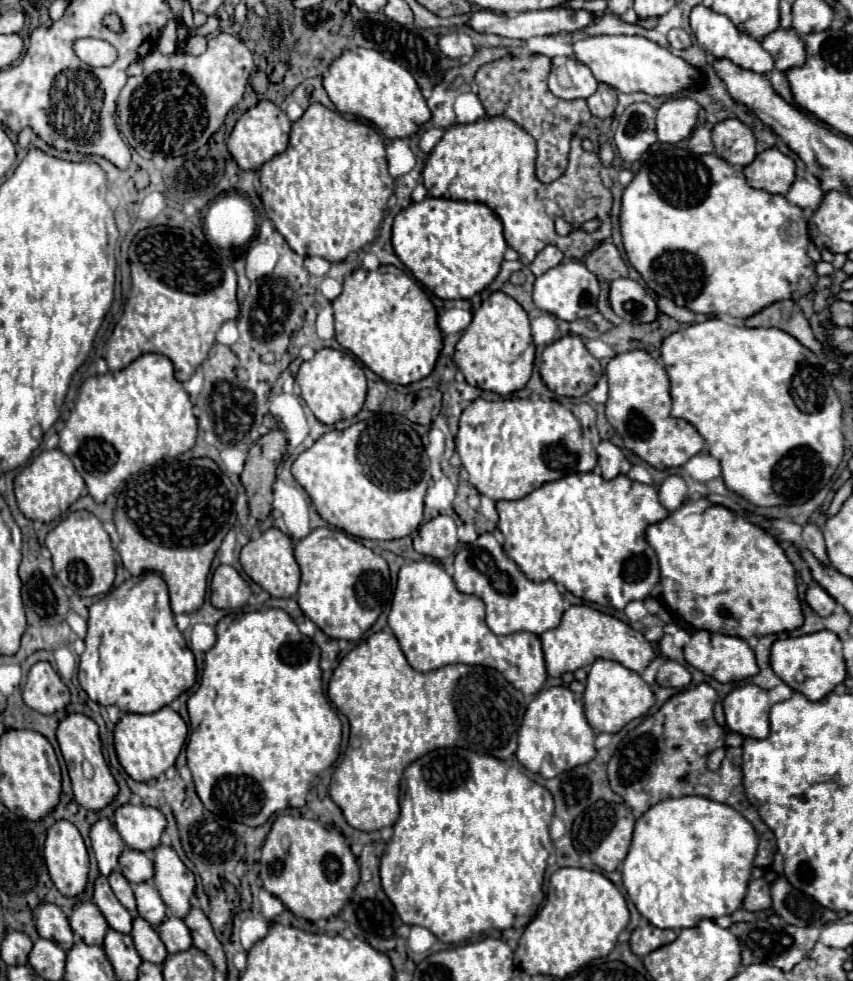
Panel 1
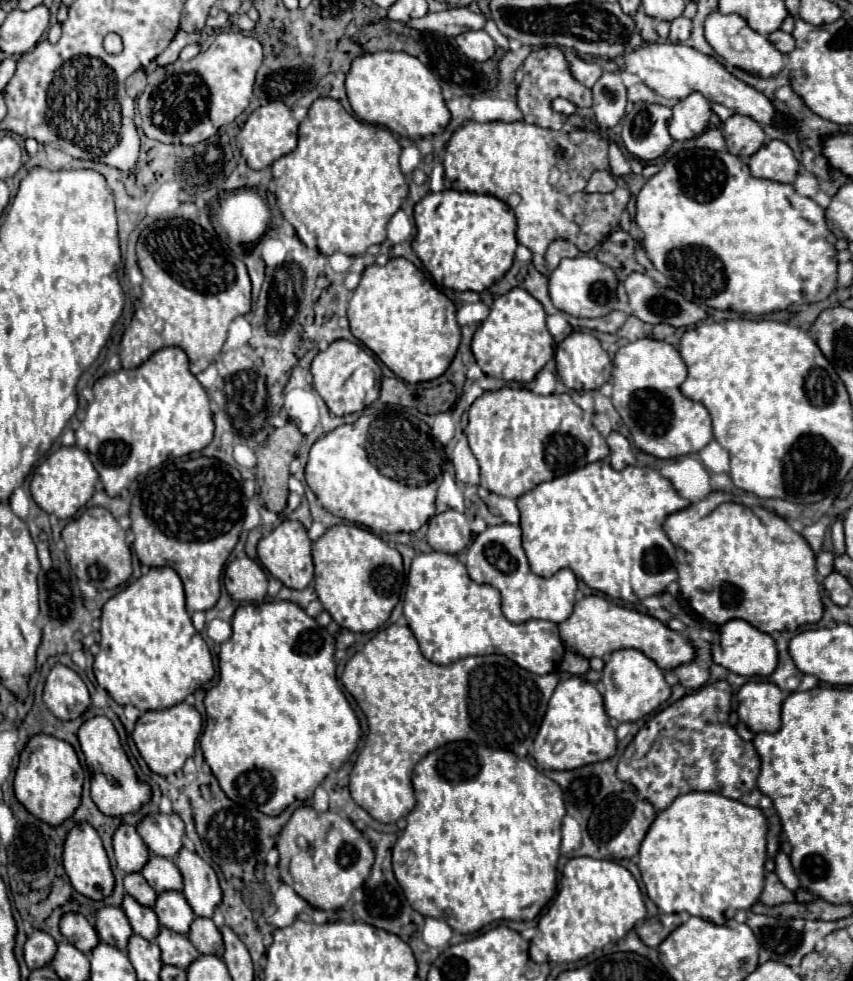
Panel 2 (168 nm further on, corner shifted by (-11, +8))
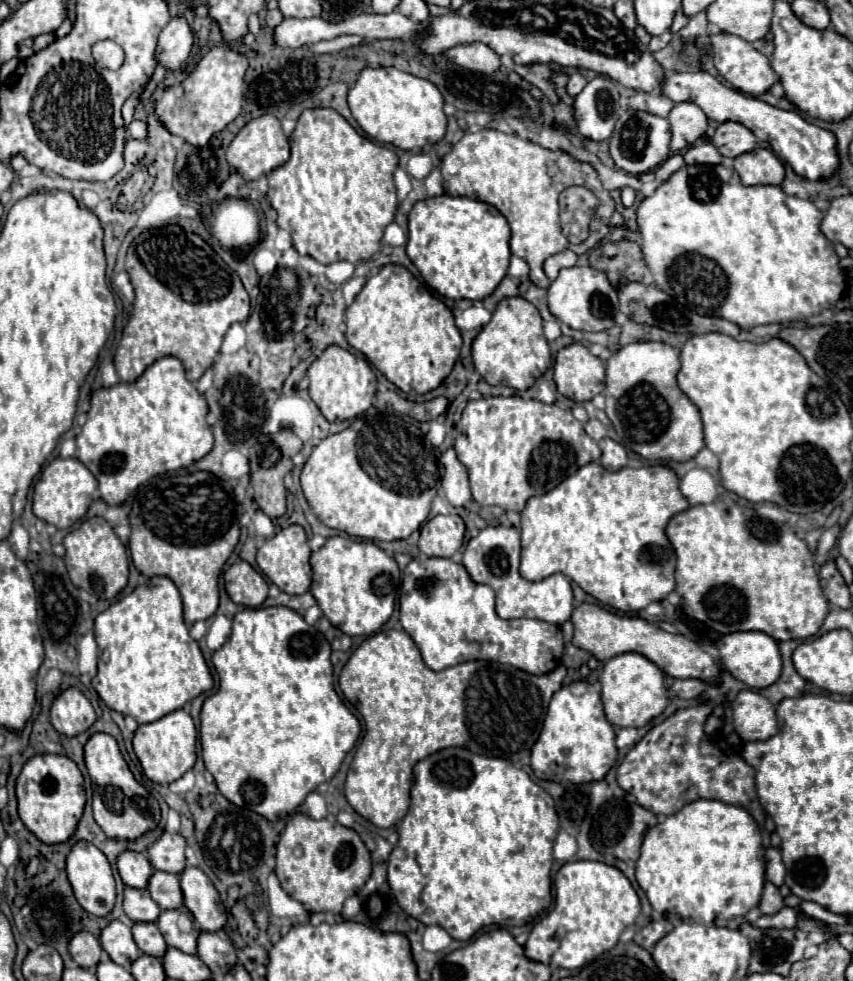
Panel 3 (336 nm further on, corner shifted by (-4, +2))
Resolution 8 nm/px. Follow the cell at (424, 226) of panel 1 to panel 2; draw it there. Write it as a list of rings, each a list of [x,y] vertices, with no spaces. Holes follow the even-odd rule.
[[[452,189],[428,193],[414,207],[414,223],[416,235],[412,249],[432,279],[442,287],[482,293],[512,267],[518,247],[514,211],[492,195]]]

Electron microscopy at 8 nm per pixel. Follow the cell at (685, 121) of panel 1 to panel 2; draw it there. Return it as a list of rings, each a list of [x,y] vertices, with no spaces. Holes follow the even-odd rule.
[[[692,93],[686,99],[680,99],[672,107],[674,115],[668,123],[670,135],[676,141],[688,141],[698,137],[708,125],[708,119],[712,115],[710,101],[702,93]]]

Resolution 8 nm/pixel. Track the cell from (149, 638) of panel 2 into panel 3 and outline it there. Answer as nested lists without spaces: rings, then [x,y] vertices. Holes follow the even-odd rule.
[[[151,577],[147,585],[135,587],[133,593],[99,613],[95,641],[101,655],[93,689],[109,709],[131,715],[139,725],[181,709],[213,687],[203,653],[183,621],[181,595],[169,577]]]

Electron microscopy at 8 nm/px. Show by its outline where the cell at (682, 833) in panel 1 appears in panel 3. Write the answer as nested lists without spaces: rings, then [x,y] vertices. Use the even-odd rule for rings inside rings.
[[[707,799],[689,803],[687,807],[683,807],[683,811],[677,811],[675,815],[667,817],[663,823],[657,823],[655,827],[651,827],[647,831],[647,835],[643,839],[643,847],[641,847],[641,857],[637,861],[637,883],[645,891],[651,907],[657,913],[677,913],[681,917],[687,917],[687,919],[703,923],[703,925],[725,925],[733,917],[745,917],[751,909],[755,909],[759,905],[763,885],[765,885],[765,855],[763,855],[763,845],[761,845],[761,831],[757,827],[755,819],[751,819],[751,815],[747,815],[747,811],[743,811],[741,807],[727,805],[723,801],[707,801]]]

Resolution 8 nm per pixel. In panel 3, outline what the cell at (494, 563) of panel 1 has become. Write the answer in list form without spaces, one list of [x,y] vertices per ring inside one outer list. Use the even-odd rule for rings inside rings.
[[[485,527],[473,537],[463,551],[463,565],[475,583],[489,585],[497,595],[497,615],[501,619],[531,617],[553,625],[563,625],[573,613],[571,583],[563,573],[555,573],[543,581],[531,583],[519,575],[521,533],[515,527]]]

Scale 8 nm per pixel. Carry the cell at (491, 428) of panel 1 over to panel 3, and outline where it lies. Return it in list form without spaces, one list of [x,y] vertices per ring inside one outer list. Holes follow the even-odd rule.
[[[517,395],[513,397],[481,397],[475,401],[469,401],[467,407],[461,413],[459,423],[455,425],[455,443],[457,459],[465,465],[471,481],[471,493],[473,499],[479,505],[487,507],[501,507],[503,511],[523,511],[529,497],[543,495],[551,489],[555,489],[563,479],[579,469],[577,453],[581,451],[581,443],[585,437],[583,423],[577,421],[569,409],[561,409],[557,405],[547,405],[533,399],[521,399]]]

